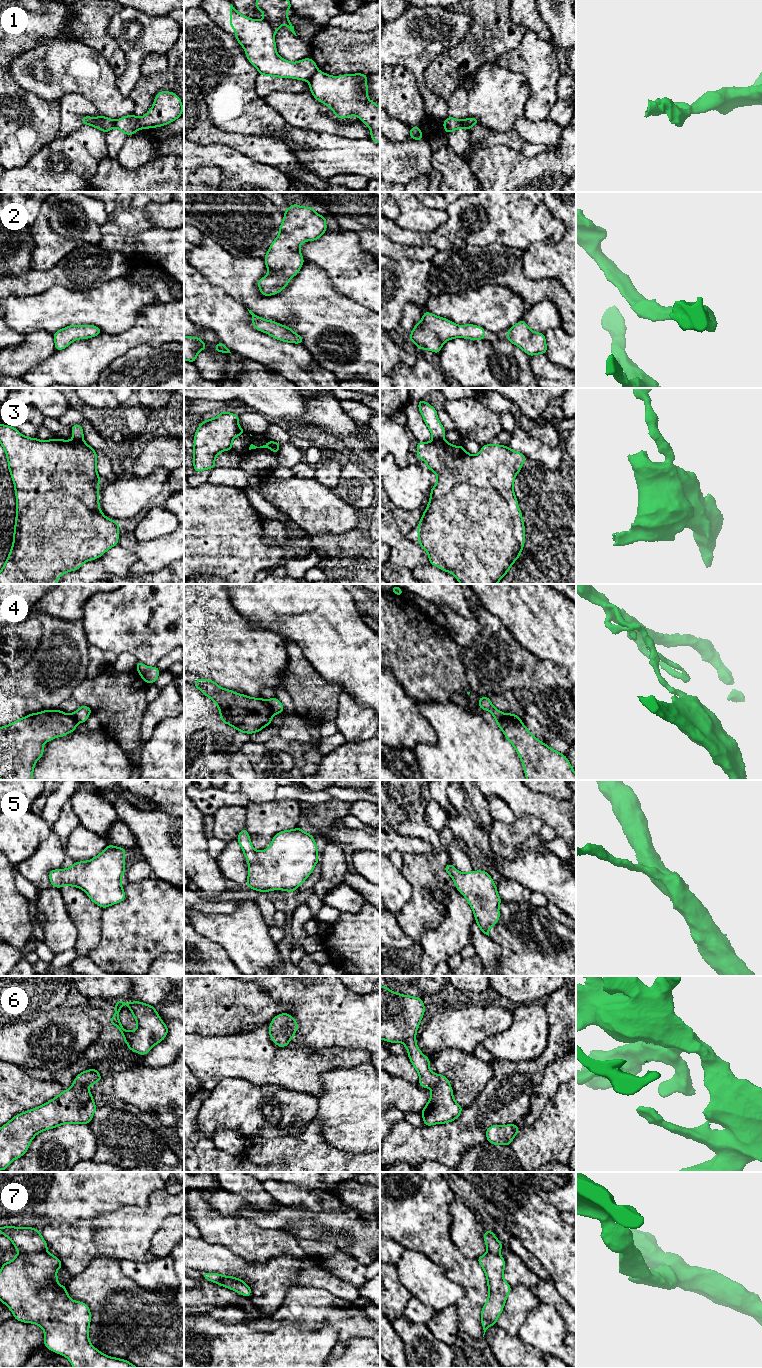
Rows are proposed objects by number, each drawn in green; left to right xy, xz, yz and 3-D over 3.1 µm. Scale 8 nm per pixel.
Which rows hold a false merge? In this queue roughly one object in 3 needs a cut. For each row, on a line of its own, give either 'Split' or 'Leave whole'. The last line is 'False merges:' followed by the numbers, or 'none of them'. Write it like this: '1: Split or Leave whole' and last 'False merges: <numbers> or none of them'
1: Split
2: Leave whole
3: Split
4: Split
5: Leave whole
6: Leave whole
7: Leave whole
False merges: 1, 3, 4

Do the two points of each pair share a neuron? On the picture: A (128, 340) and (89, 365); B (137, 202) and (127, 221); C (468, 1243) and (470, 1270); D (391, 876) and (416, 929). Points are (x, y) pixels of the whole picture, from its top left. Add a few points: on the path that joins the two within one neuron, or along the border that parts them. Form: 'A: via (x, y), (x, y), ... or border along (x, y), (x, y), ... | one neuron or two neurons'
A: via (118, 345), (107, 347), (99, 355) | one neuron
B: border along (158, 202), (150, 202), (140, 207), (131, 206) | two neurons
C: border along (452, 1242), (466, 1257), (476, 1259) | two neurons
D: border along (409, 881), (411, 886), (410, 900), (395, 915) | two neurons

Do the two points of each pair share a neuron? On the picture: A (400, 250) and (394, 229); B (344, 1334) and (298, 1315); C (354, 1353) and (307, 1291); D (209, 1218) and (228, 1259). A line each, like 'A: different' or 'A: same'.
A: different
B: same
C: different
D: different

